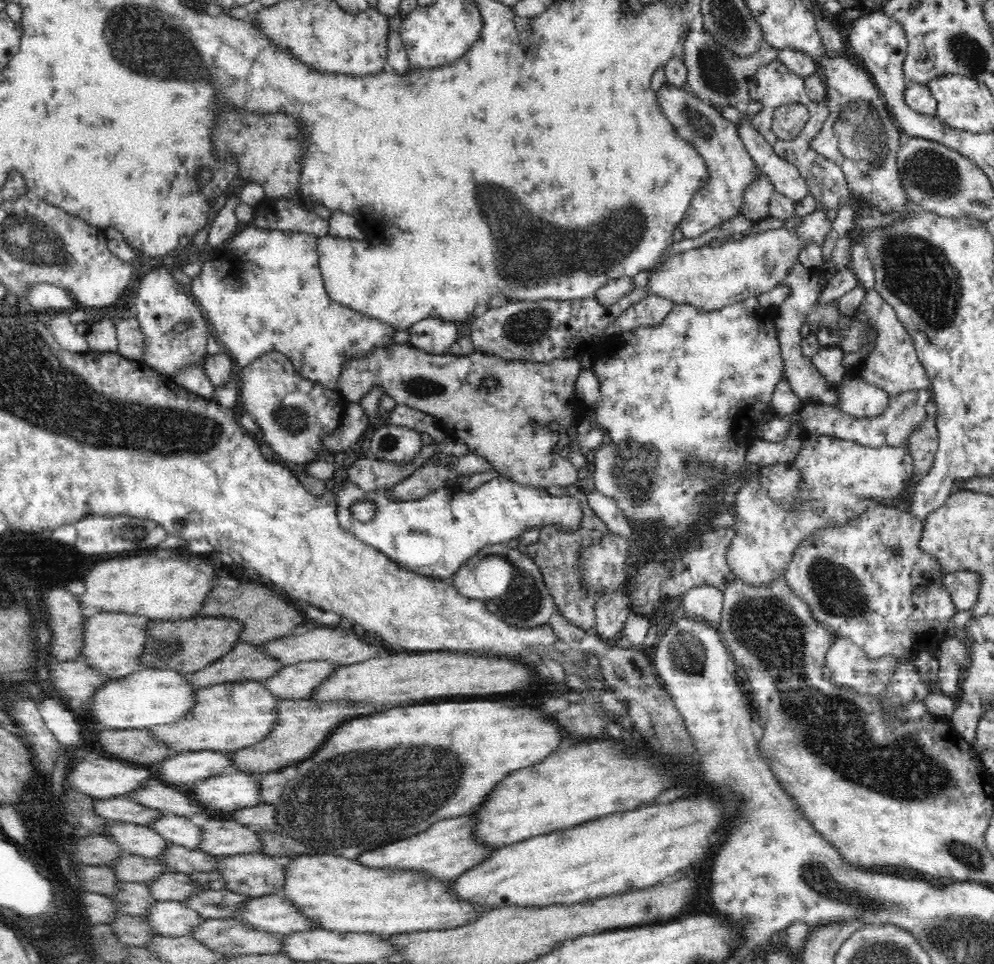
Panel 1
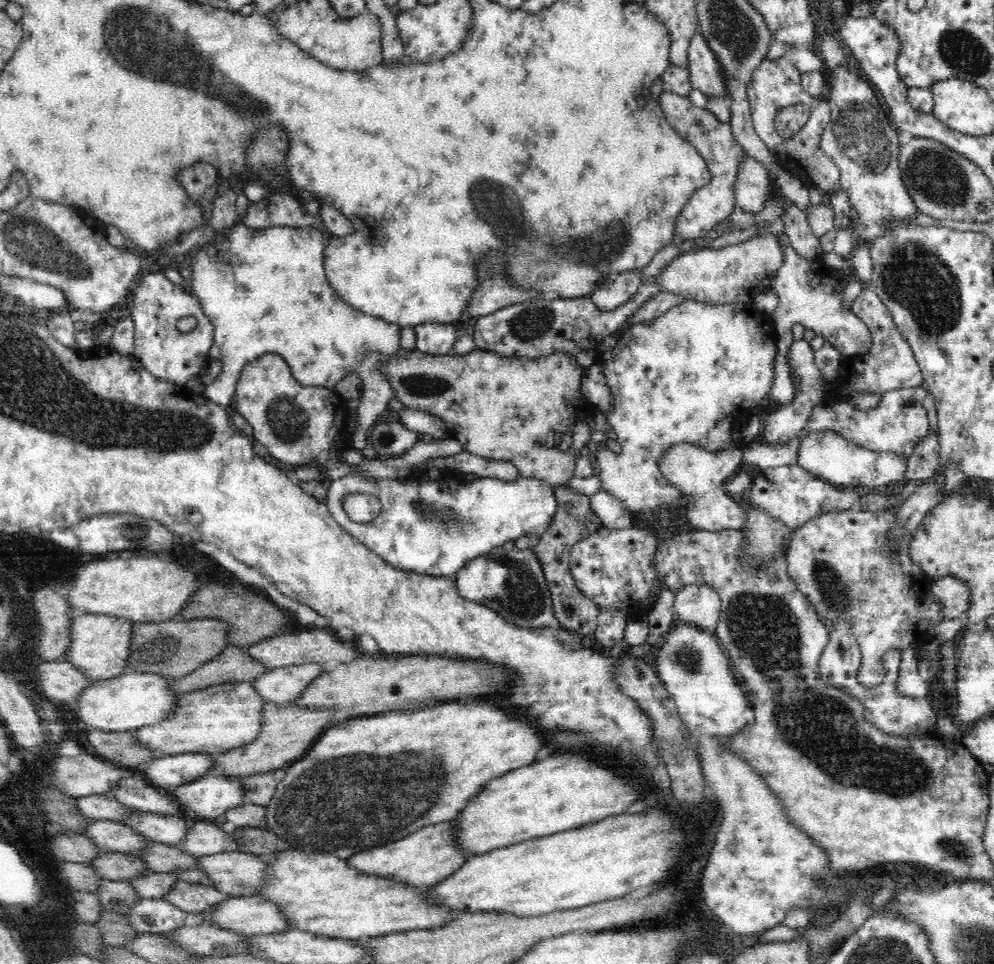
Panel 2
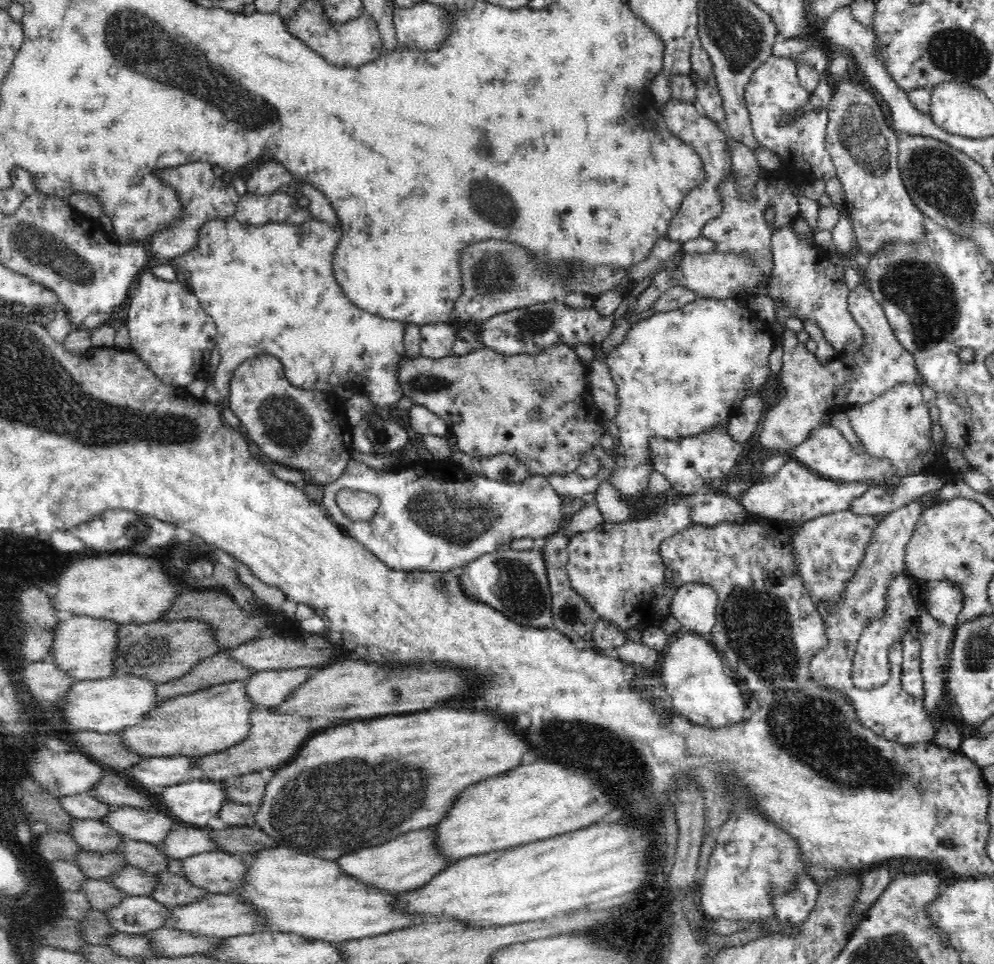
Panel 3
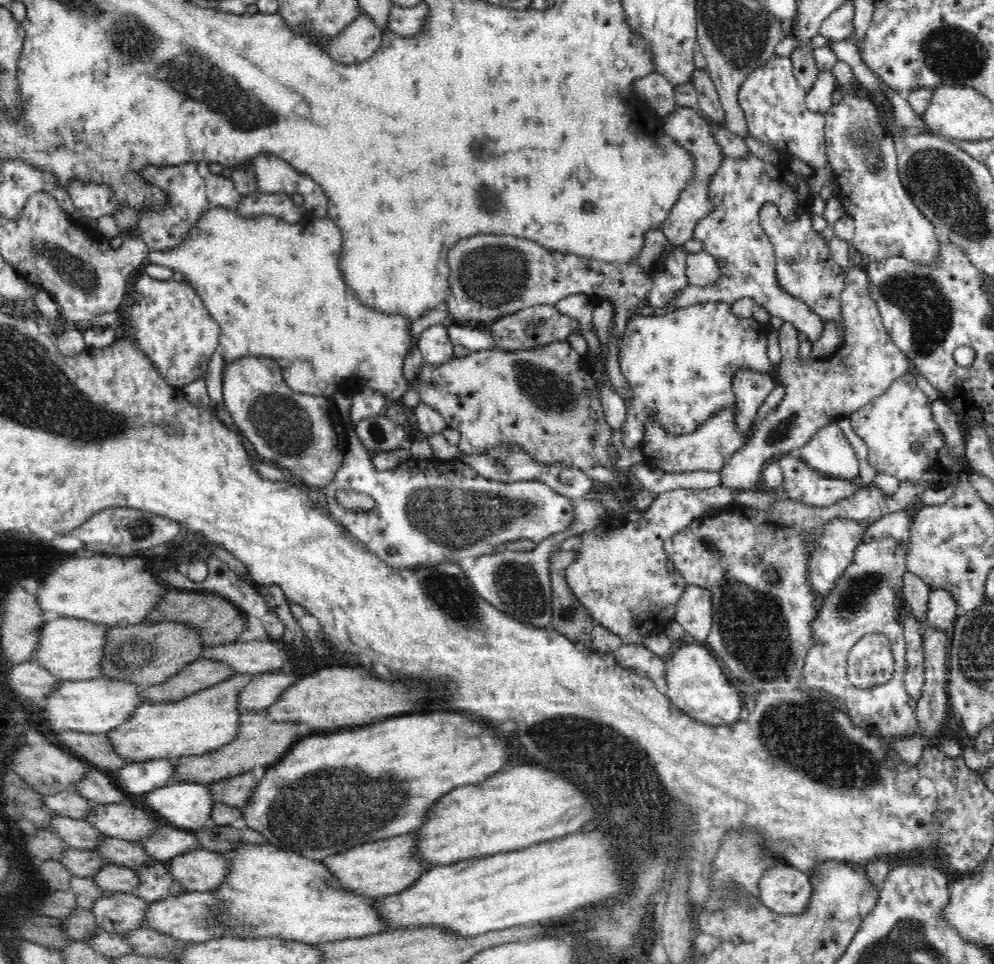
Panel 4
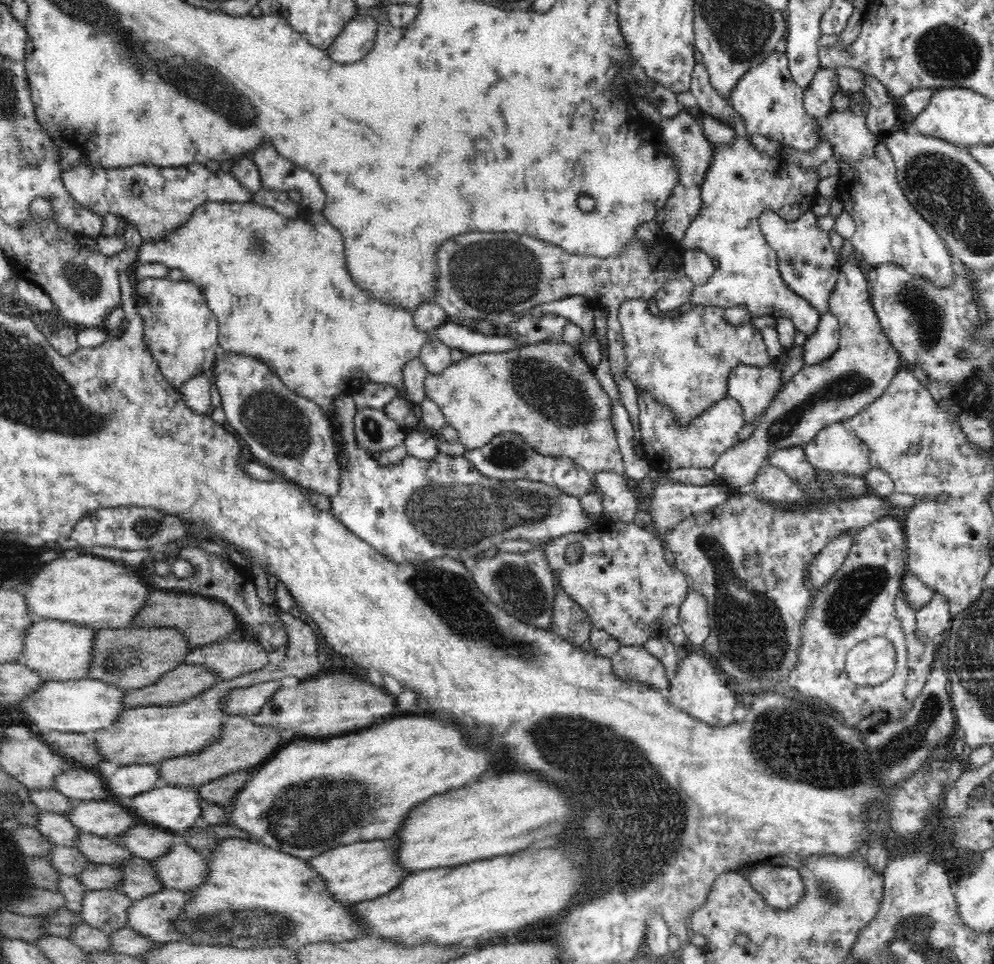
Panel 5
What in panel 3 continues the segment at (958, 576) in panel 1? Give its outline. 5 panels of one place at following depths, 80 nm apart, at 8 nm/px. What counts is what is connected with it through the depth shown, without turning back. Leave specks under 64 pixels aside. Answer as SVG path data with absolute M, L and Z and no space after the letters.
M949 580L927 581L925 606L940 624L956 626L963 609L961 590Z

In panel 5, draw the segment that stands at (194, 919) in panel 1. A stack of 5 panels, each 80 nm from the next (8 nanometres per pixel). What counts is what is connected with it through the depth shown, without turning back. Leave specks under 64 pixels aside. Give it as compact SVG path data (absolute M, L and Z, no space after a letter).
M119 889L89 890L85 892L82 908L78 912L86 924L109 935L126 927L132 901Z

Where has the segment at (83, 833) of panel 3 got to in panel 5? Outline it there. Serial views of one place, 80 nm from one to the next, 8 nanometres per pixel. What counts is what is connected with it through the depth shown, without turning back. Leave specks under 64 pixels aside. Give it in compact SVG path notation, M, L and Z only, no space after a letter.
M41 811L35 827L52 845L67 847L76 846L76 840L81 832L65 815Z

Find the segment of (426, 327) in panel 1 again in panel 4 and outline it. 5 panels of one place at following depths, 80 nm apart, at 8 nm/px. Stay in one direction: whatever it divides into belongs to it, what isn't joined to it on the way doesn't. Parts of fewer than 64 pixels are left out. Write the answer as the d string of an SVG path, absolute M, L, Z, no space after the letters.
M446 323L430 326L418 338L417 351L432 367L453 360L454 345L450 342Z

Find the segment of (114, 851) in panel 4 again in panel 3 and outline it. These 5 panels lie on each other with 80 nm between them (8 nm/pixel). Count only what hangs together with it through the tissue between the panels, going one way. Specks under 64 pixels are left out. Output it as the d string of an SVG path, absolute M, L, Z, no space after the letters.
M128 839L118 846L116 853L122 855L128 865L143 869L148 873L158 874L168 871L166 865L170 857L166 857L160 849L156 848L156 845L151 843Z

